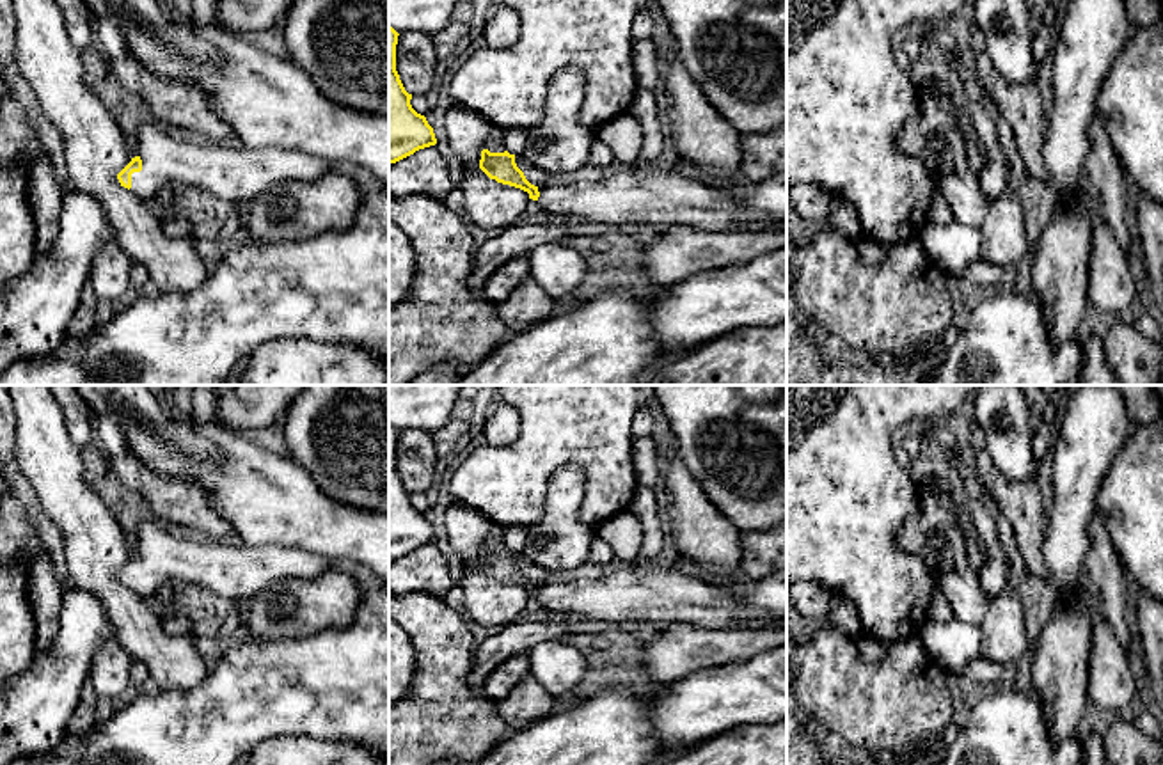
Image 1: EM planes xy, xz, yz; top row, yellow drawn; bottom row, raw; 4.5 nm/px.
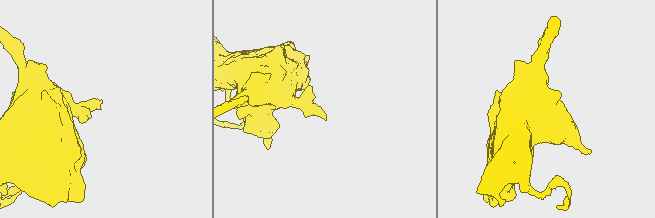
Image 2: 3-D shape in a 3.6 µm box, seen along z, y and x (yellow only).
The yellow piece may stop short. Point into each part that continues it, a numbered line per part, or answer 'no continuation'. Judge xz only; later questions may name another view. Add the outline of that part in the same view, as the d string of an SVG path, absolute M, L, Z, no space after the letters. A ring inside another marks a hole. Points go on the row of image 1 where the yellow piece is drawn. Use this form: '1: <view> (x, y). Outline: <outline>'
1: xz (638, 194). Outline: M625 167L605 181L538 186L538 206L574 220L689 225L698 229L735 229L742 233L787 233L778 222L733 202L712 183L676 169Z

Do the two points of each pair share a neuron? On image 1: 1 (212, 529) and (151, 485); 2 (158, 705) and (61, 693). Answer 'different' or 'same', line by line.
1: same
2: different

